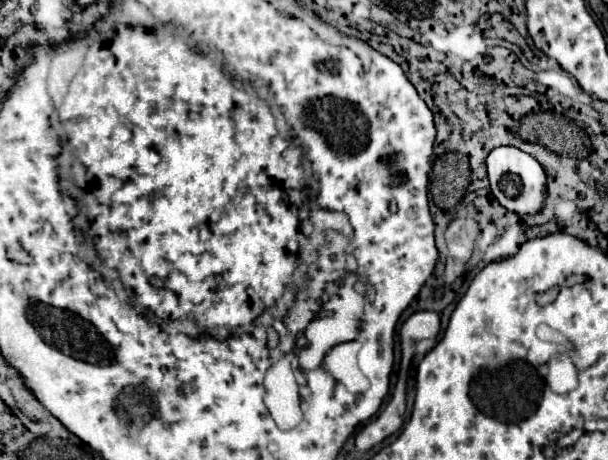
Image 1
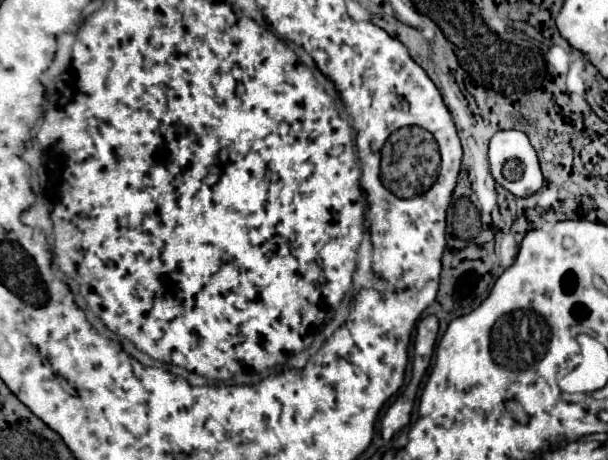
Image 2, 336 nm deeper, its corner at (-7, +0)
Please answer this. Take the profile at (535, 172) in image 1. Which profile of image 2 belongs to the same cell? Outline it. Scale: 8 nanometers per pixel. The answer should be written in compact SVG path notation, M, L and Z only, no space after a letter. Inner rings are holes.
M502 130L496 132L490 140L490 172L494 180L510 190L516 198L528 198L534 192L538 192L544 184L540 166L538 166L538 156L536 150L532 148L528 136L518 130Z

